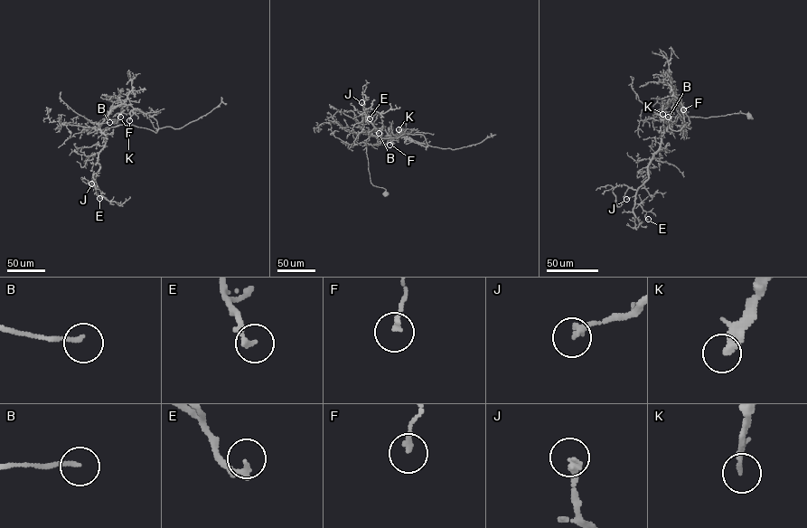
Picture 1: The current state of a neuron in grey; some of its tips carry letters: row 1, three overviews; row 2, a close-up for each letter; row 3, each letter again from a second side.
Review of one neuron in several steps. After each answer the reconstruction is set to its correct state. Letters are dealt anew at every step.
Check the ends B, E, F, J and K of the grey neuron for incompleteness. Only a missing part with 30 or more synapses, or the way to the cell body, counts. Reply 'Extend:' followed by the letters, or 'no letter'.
Extend: K

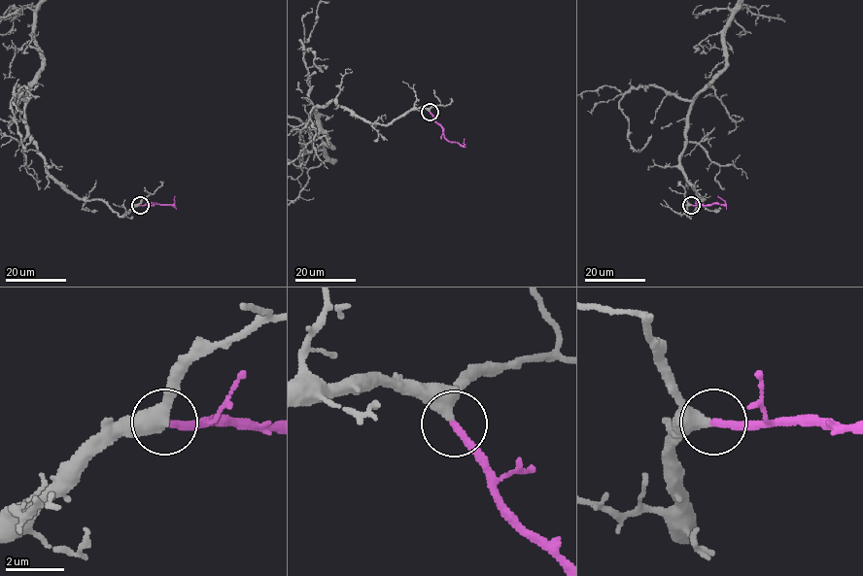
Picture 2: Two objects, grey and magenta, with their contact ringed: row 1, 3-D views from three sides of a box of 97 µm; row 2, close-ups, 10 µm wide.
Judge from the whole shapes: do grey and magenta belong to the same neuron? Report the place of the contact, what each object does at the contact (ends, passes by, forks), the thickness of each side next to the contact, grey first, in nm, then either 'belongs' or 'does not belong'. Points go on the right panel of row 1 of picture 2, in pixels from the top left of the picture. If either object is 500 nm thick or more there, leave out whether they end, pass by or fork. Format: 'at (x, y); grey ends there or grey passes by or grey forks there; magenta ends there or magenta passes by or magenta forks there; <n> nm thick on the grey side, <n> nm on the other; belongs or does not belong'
at (691, 205); grey passes by; magenta ends there; 360 nm thick on the grey side, 260 nm on the other; belongs

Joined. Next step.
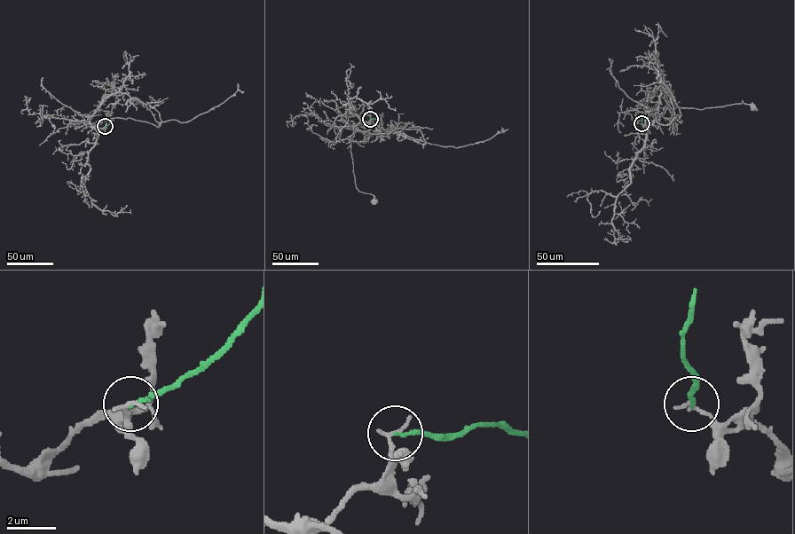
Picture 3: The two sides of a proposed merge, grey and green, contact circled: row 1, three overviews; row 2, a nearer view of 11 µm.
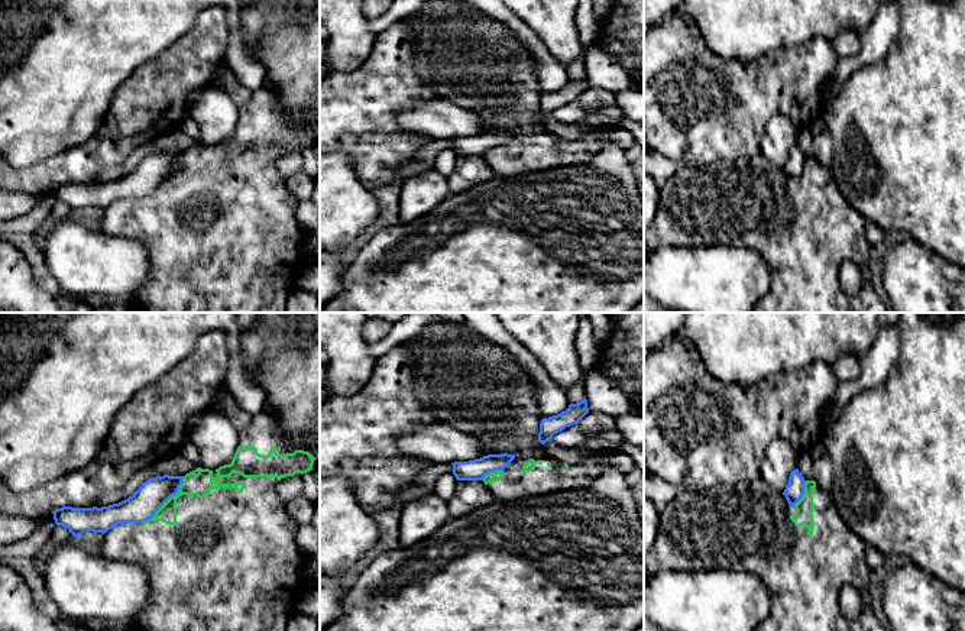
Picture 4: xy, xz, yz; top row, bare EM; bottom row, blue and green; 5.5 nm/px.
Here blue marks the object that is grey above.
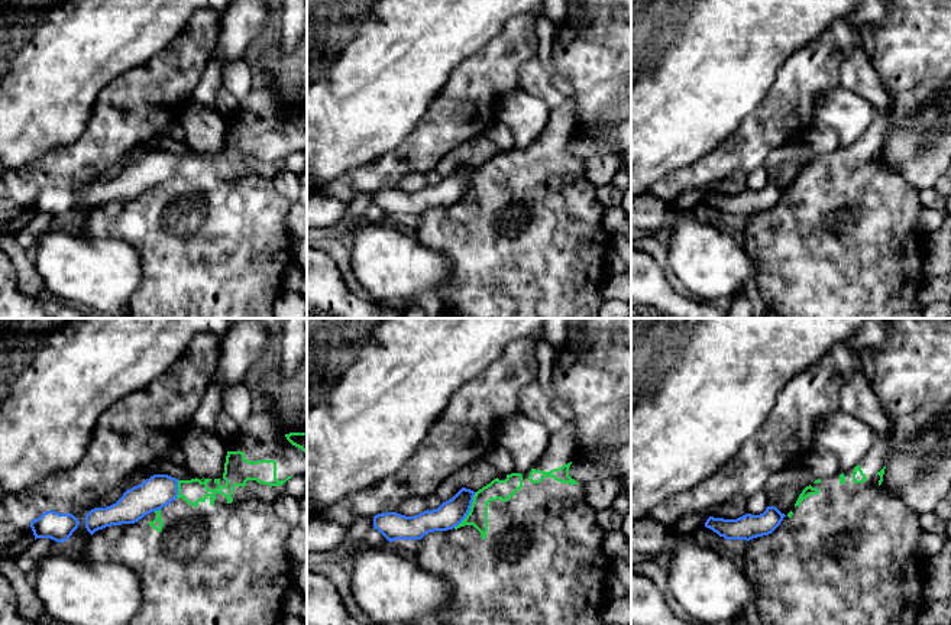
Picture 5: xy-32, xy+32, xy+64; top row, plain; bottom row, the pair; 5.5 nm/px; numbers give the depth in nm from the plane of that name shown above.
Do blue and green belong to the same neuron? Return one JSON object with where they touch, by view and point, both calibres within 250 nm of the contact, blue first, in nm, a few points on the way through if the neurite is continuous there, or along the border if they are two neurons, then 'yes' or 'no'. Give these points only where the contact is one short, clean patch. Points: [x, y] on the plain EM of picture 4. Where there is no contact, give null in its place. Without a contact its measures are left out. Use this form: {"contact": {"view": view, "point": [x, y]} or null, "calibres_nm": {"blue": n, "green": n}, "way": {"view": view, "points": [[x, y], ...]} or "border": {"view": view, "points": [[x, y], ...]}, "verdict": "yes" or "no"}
{"contact": {"view": "xy", "point": [167, 175]}, "calibres_nm": {"blue": 160, "green": 130}, "border": {"view": "xy", "points": [[184, 152], [180, 165], [149, 194], [142, 197]]}, "verdict": "no"}

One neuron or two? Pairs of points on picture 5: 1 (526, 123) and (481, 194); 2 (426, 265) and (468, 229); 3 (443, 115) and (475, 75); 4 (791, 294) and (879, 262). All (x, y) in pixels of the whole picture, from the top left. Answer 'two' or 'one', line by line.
1: two
2: two
3: one
4: one

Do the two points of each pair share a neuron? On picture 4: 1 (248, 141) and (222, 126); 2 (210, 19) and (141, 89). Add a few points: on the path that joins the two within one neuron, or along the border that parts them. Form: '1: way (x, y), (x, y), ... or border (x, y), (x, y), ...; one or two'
1: border (239, 106), (233, 135), (201, 145); two
2: way (200, 39), (161, 78); one

